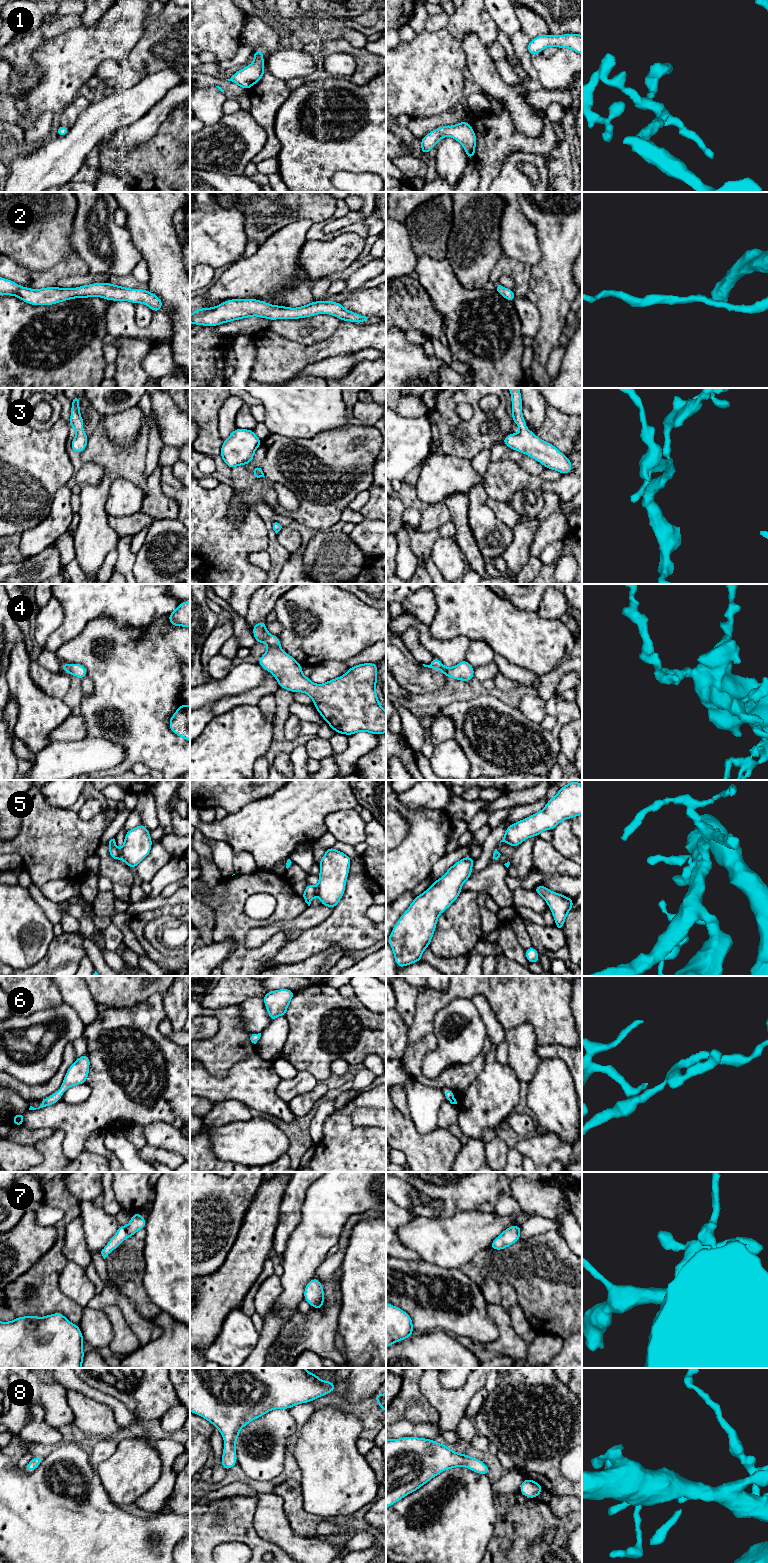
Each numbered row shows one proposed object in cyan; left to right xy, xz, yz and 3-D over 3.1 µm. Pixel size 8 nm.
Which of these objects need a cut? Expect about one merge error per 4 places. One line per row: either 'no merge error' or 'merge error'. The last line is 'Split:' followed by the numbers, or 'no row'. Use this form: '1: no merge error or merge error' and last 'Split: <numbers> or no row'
1: no merge error
2: no merge error
3: no merge error
4: no merge error
5: merge error
6: no merge error
7: no merge error
8: no merge error
Split: 5

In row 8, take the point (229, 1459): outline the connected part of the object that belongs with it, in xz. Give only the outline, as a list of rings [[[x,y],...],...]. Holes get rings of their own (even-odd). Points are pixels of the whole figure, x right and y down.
[[[190,1368],[190,1411],[212,1423],[224,1438],[221,1459],[227,1471],[237,1464],[236,1440],[239,1431],[252,1420],[274,1409],[290,1409],[294,1405],[311,1402],[335,1391],[332,1381],[322,1381],[304,1368]]]

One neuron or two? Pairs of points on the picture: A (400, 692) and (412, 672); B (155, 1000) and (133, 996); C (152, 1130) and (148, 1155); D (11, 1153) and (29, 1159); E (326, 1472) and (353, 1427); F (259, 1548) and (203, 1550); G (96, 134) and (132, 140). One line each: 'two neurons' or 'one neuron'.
A: two neurons
B: two neurons
C: two neurons
D: one neuron
E: one neuron
F: one neuron
G: two neurons

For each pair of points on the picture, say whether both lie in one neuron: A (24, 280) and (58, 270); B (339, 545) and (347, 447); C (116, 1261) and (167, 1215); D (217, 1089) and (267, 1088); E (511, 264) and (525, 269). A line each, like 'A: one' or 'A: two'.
A: one
B: two
C: two
D: one
E: one

